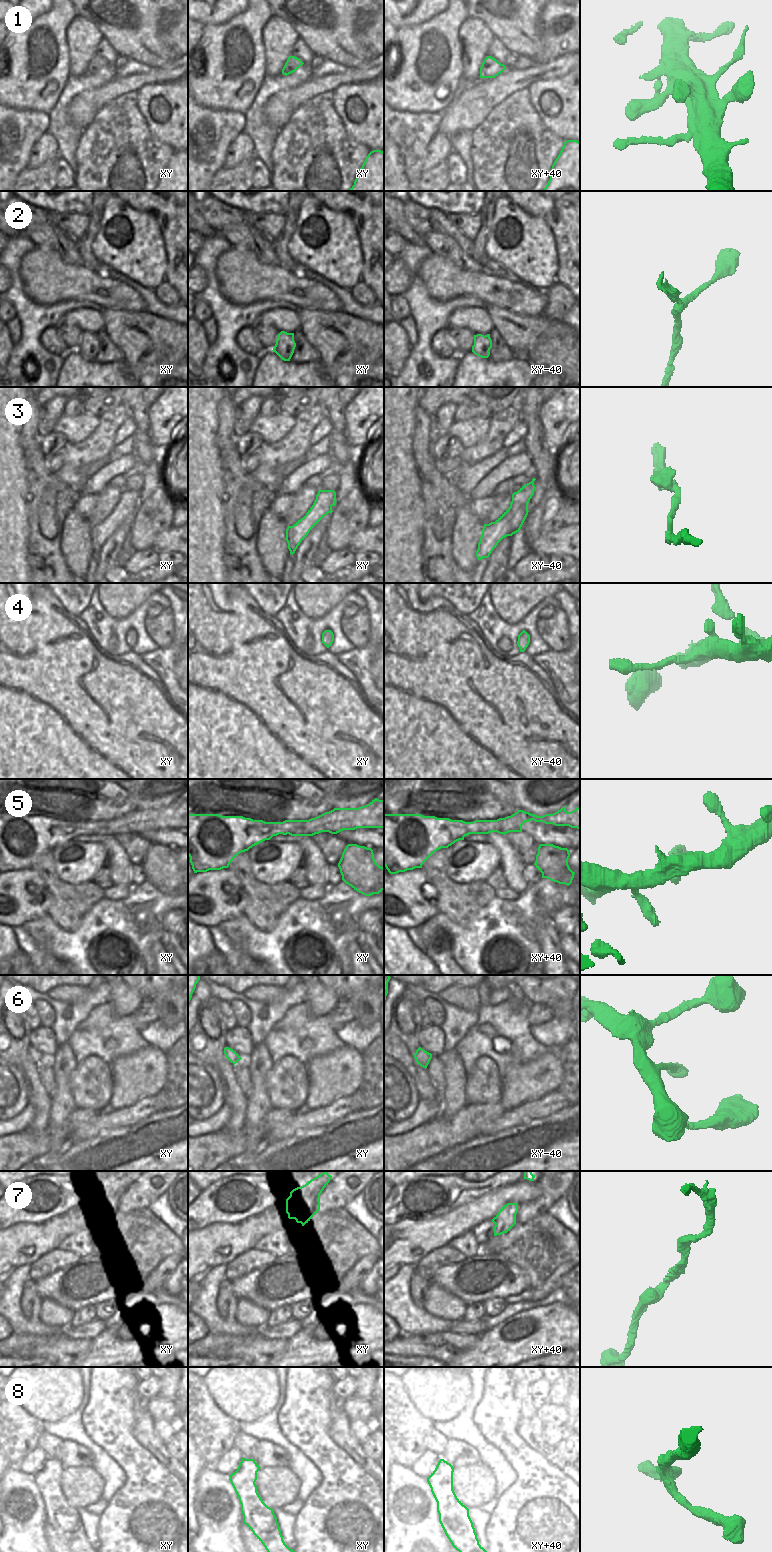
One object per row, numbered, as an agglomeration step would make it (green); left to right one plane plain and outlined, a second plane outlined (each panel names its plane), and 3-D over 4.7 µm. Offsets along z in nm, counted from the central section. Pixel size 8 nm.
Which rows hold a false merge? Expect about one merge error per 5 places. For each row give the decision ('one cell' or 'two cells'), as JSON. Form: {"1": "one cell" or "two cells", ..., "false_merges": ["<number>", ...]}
{"1": "one cell", "2": "two cells", "3": "one cell", "4": "two cells", "5": "one cell", "6": "one cell", "7": "one cell", "8": "one cell", "false_merges": ["2", "4"]}

